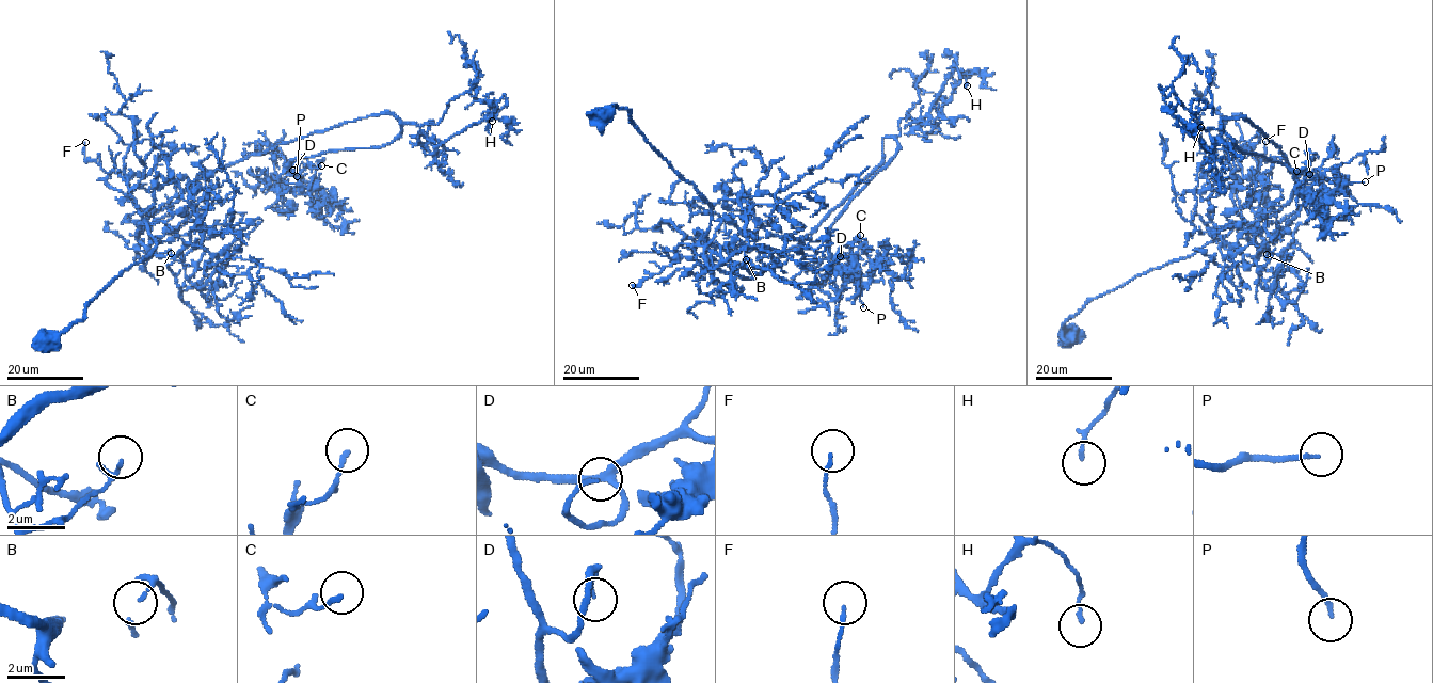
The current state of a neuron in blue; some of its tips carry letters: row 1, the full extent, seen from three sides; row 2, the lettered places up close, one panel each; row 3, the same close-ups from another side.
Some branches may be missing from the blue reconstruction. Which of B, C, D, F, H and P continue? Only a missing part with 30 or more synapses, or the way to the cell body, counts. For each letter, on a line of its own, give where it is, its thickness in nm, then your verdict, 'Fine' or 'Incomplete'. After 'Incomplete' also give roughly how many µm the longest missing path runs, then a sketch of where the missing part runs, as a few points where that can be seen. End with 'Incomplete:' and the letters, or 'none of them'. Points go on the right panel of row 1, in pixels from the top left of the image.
B: Place: (1267, 254). Thickness 100 nm. Fine
C: Place: (1296, 171). Thickness 140 nm. Fine
D: Place: (1309, 174). Thickness 130 nm. Fine
F: Place: (1266, 141). Thickness 100 nm. Fine
H: Place: (1200, 127). Thickness 100 nm. Fine
P: Place: (1365, 181). Thickness 130 nm. Incomplete. Missing length about 20 µm. Course of what is missing: (1365, 181), (1381, 183), (1396, 195), (1395, 220), (1388, 219)
Incomplete: P

